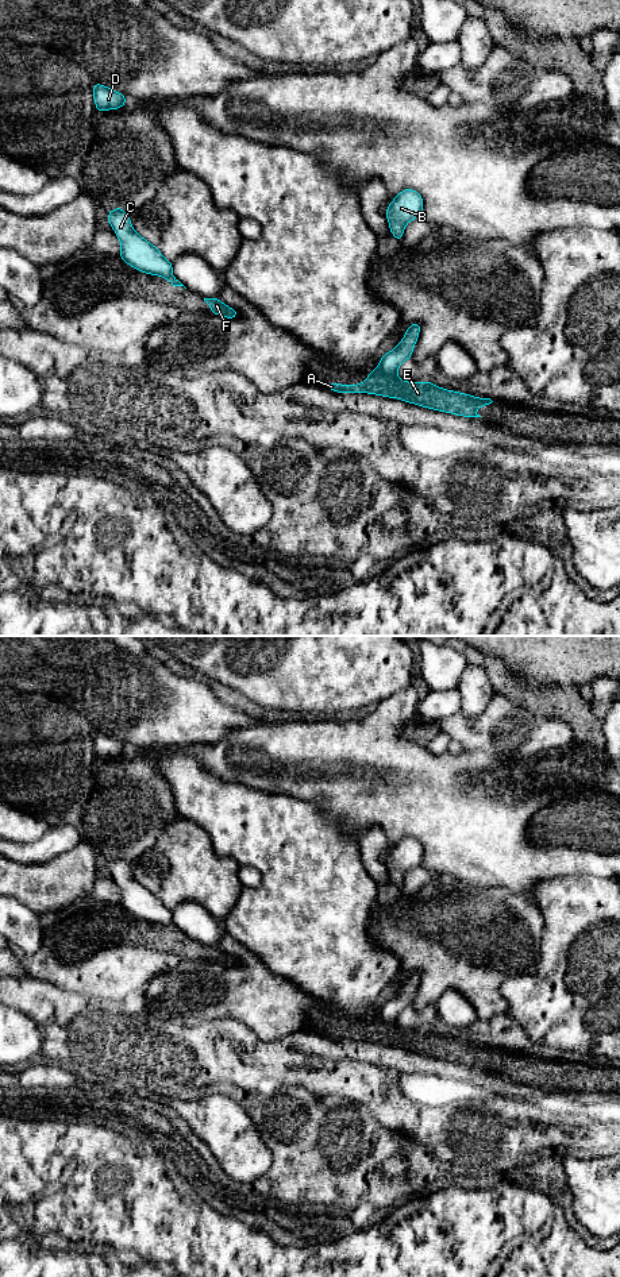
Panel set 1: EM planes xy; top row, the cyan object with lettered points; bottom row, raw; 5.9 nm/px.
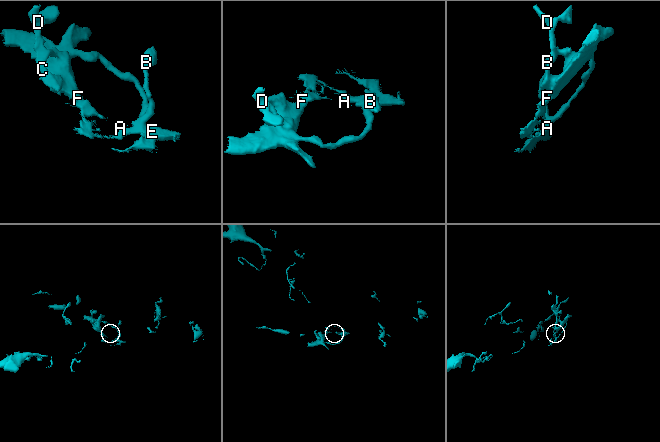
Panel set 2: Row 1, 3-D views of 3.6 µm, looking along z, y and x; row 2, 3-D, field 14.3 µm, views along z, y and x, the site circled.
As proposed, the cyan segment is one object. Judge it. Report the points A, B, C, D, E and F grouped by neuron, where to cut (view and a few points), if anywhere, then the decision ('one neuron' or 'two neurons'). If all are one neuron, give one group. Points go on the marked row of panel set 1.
A E F / B C D | xy (378, 367), (385, 373), (395, 374) | two neurons

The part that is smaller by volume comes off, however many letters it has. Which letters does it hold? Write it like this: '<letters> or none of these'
A, E, F

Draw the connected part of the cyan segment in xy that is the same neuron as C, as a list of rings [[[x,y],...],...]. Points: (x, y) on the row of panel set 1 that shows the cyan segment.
[[[113,208],[107,220],[122,243],[119,256],[127,265],[151,275],[165,278],[172,275],[173,263],[165,259],[157,247],[134,231],[131,219],[123,208]]]

